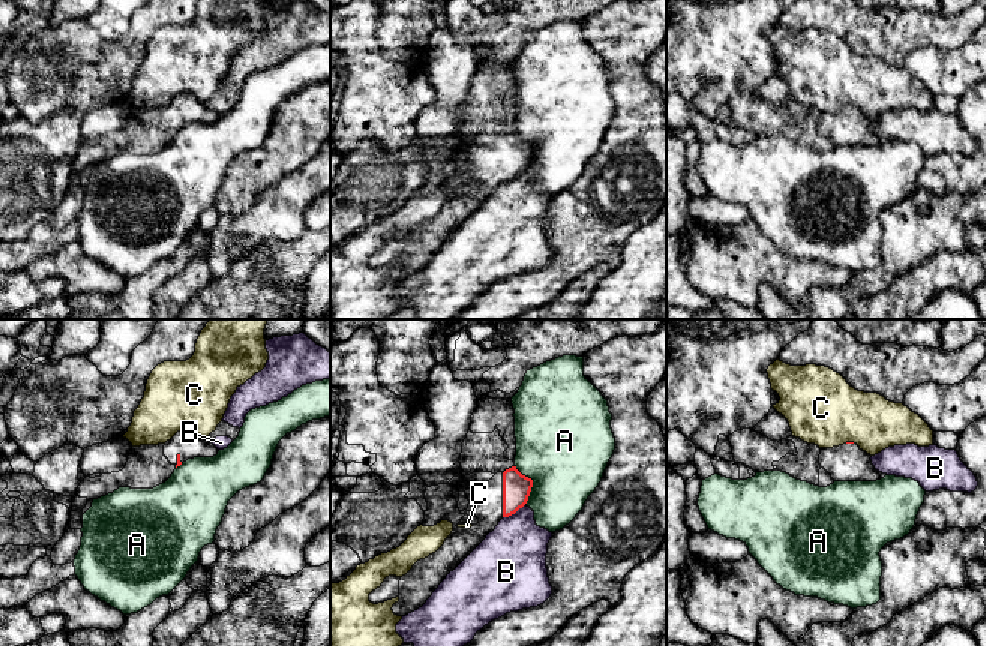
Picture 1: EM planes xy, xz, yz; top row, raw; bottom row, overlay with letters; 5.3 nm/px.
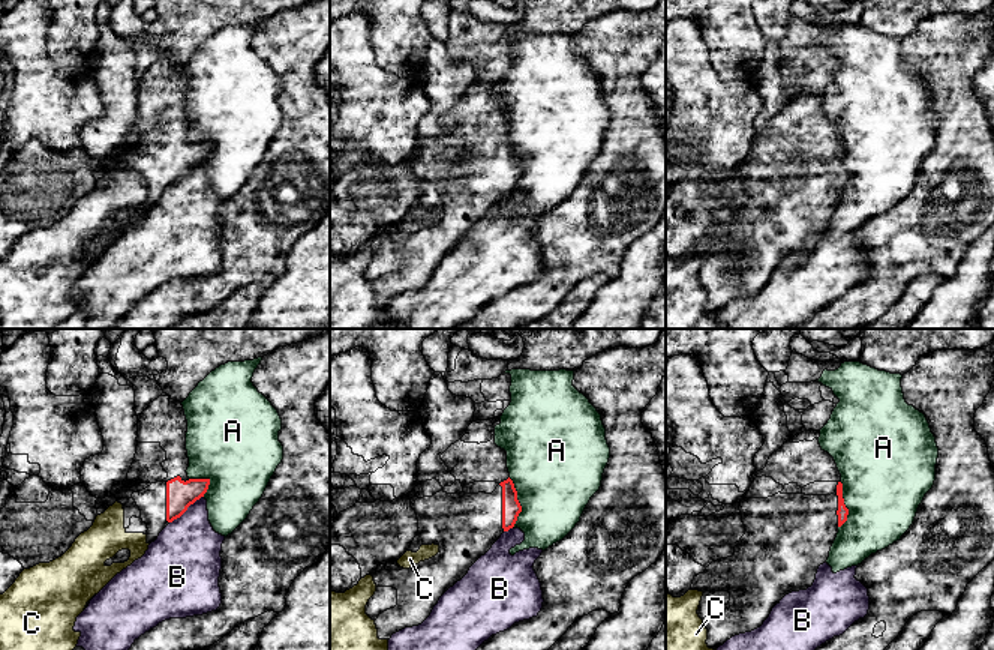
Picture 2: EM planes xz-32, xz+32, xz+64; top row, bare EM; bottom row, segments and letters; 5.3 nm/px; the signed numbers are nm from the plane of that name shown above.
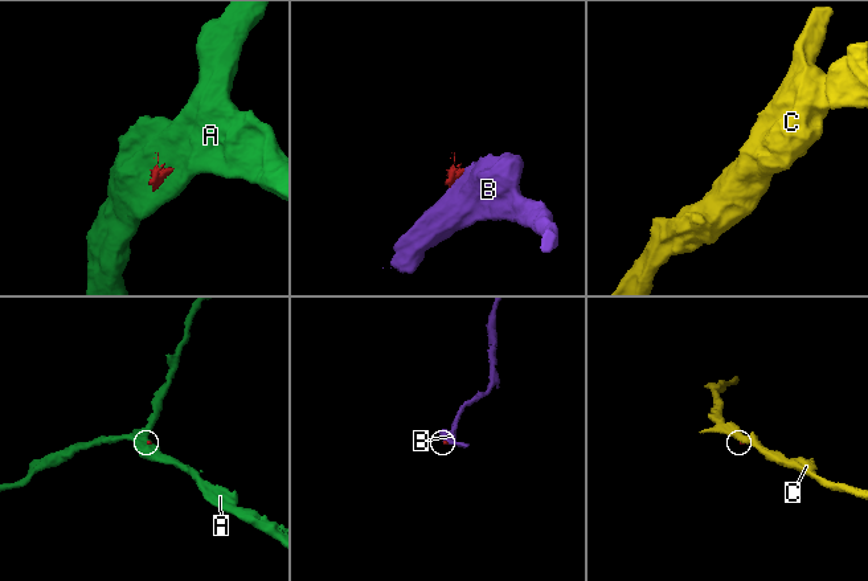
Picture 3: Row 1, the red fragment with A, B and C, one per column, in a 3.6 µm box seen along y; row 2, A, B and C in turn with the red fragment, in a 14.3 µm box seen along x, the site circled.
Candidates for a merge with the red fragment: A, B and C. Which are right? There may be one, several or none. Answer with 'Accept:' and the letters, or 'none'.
Accept: none

